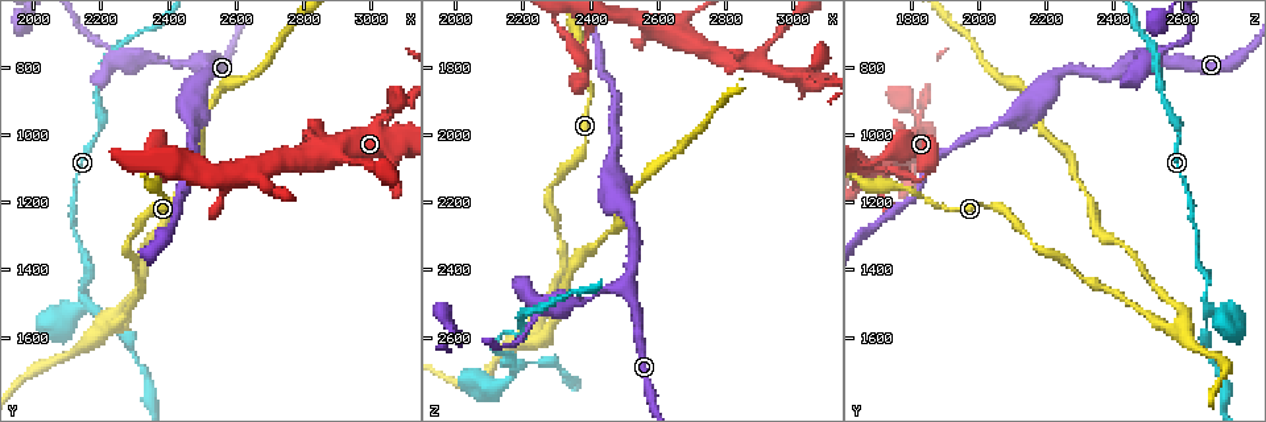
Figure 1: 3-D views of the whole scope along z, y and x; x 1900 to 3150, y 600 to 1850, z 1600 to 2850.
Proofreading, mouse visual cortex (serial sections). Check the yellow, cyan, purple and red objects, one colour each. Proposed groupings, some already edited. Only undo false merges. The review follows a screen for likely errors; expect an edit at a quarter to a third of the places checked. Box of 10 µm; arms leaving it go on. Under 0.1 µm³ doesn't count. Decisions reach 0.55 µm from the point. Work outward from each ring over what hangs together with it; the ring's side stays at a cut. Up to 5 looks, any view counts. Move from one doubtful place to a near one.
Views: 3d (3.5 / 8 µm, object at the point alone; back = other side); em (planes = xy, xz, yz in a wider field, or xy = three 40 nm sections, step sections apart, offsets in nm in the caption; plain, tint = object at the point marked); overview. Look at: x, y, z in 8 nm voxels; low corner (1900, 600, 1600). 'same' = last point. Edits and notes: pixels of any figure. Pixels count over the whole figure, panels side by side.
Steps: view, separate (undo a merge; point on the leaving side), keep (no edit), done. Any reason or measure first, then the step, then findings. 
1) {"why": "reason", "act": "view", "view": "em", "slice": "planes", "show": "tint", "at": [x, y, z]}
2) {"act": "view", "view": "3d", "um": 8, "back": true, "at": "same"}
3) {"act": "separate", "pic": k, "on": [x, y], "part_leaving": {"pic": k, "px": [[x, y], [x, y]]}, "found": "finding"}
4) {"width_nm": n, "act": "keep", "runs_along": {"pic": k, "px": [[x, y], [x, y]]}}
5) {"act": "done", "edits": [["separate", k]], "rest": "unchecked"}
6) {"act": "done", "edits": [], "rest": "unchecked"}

{"why": "calibre changes", "act": "view", "view": "3d", "um": 3.5, "at": [2230, 1580, 2590]}

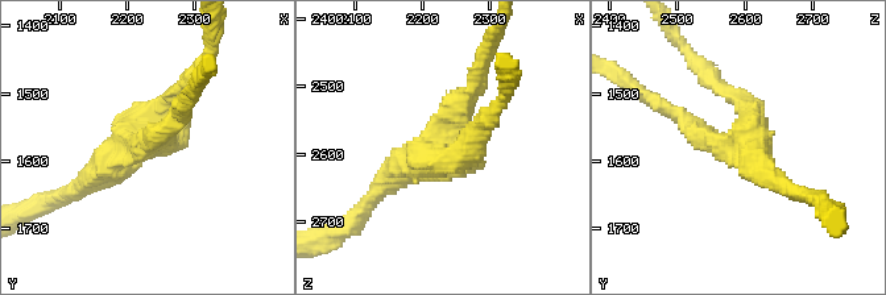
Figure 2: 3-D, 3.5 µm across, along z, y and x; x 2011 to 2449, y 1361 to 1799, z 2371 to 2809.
{"arms": 3, "arm_widths_nm": [200, 250, 300], "act": "keep", "runs_along": {"pic": 2, "px": [[675, 111], [742, 144], [749, 111], [716, 83]]}, "found": "one cell here"}

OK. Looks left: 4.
{"why": "thin neck", "act": "view", "view": "3d", "um": 3.5, "at": [3070, 930, 1850]}

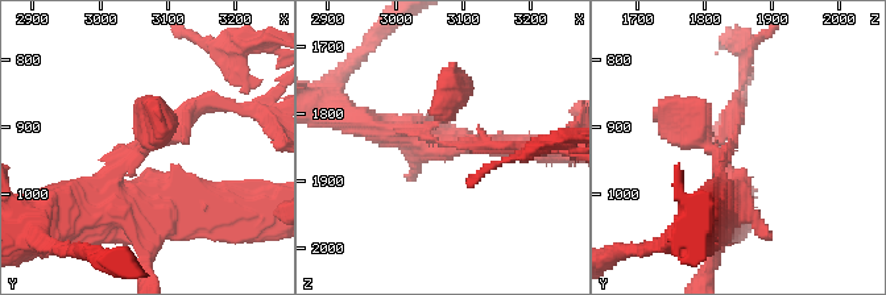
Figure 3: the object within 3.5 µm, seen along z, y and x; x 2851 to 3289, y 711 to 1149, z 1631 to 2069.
{"why": "shape alone is not enough", "act": "view", "view": "em", "slice": "xy", "step": 2, "show": "tint", "at": [3070, 925, 1840]}

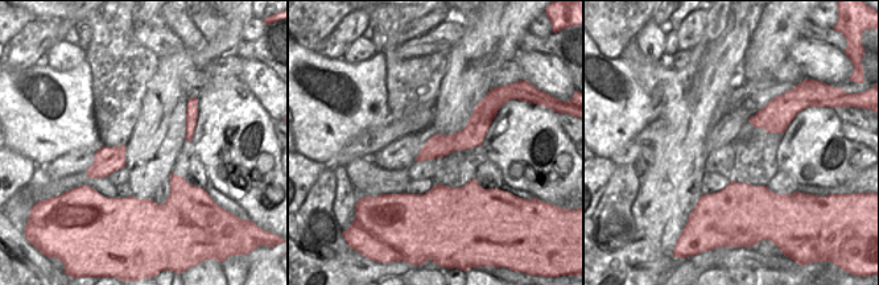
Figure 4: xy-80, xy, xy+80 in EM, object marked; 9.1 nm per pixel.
{"act": "separate", "pic": 3, "on": [706, 124], "found": "two cells meet here"}

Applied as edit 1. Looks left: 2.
{"act": "done", "edits": [["separate", 3]], "rest": "unchecked"}

